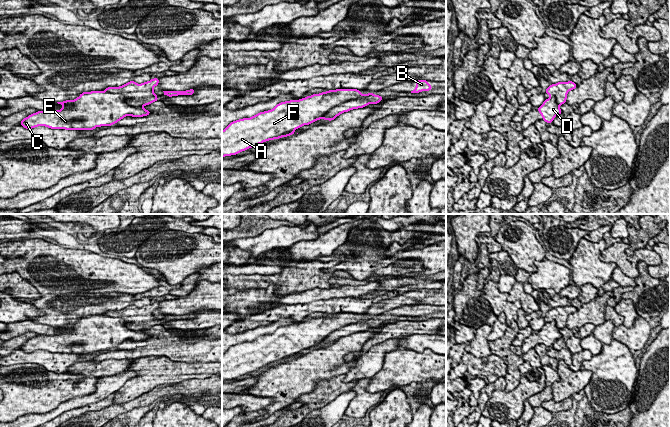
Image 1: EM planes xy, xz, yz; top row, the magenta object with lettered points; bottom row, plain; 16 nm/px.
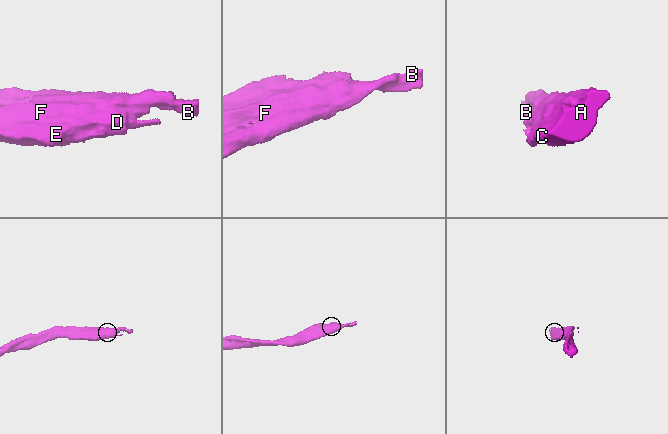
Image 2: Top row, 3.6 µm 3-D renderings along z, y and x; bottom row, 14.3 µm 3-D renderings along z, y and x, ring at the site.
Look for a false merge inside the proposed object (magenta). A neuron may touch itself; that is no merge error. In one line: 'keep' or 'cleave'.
cleave

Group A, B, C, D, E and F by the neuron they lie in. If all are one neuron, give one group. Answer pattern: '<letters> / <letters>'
A C D E F / B

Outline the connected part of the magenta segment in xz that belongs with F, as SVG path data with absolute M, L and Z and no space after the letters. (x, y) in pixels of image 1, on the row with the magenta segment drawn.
M357 89L328 90L300 100L281 102L272 110L233 121L222 131L222 157L237 155L310 125L333 107L360 96L361 91Z

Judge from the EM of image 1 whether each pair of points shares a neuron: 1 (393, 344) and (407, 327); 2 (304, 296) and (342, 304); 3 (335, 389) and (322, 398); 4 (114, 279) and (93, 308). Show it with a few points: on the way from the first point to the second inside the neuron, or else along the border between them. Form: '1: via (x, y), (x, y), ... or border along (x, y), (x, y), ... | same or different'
1: border along (404, 336), (389, 338), (377, 344) | different
2: border along (343, 296), (299, 302), (297, 304) | different
3: via (332, 389), (325, 395) | same
4: border along (81, 292), (126, 292), (128, 294) | different

